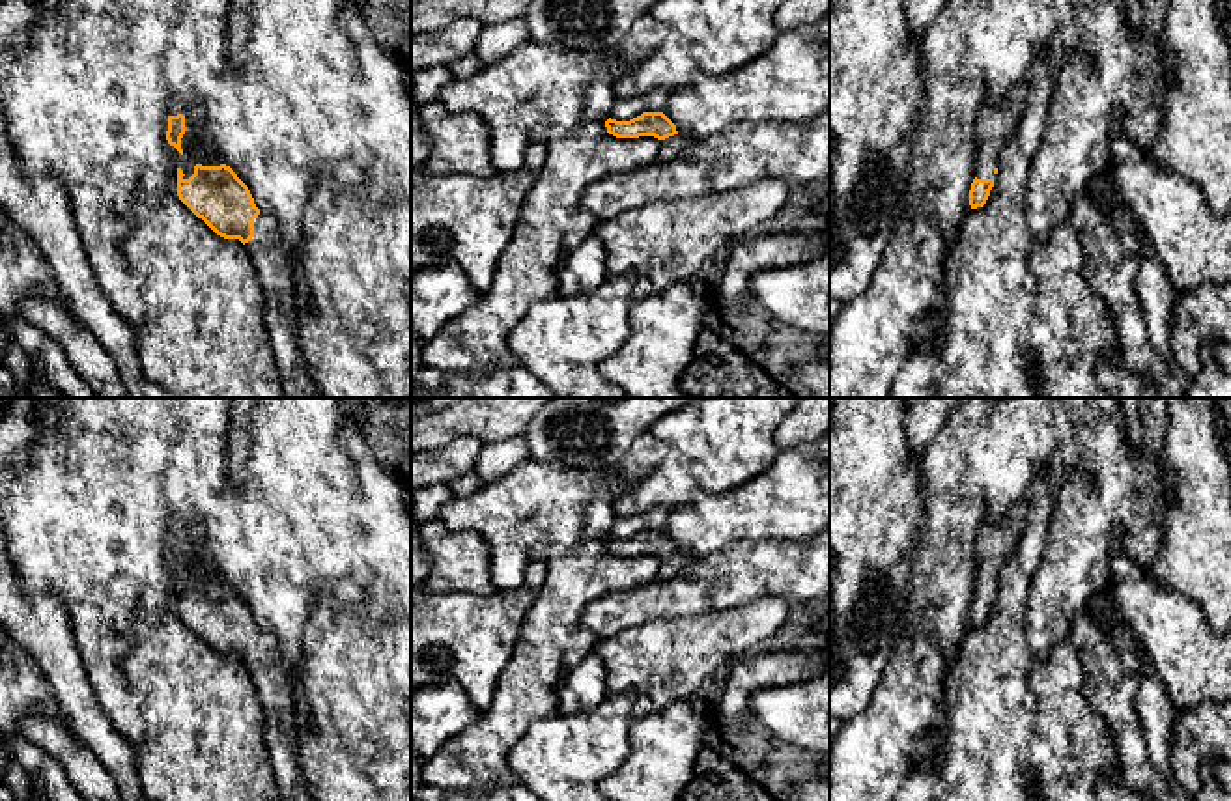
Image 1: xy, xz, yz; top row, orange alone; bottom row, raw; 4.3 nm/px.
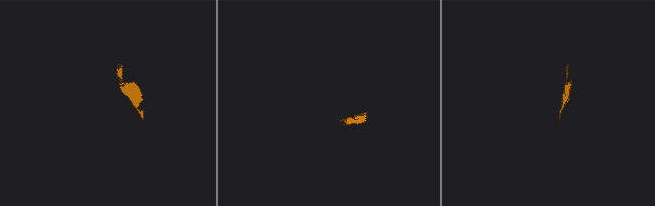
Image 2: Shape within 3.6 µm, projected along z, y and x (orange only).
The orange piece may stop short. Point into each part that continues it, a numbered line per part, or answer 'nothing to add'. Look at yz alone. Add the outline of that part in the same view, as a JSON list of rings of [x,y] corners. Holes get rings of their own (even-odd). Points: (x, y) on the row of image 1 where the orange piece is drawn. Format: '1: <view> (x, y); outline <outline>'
1: yz (996, 120); outline [[[1026,82],[1011,86],[1001,103],[984,101],[977,119],[975,177],[994,179],[998,157],[1026,105]]]

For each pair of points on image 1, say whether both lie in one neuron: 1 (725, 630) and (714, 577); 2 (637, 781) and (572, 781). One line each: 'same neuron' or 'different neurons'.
1: different neurons
2: different neurons

